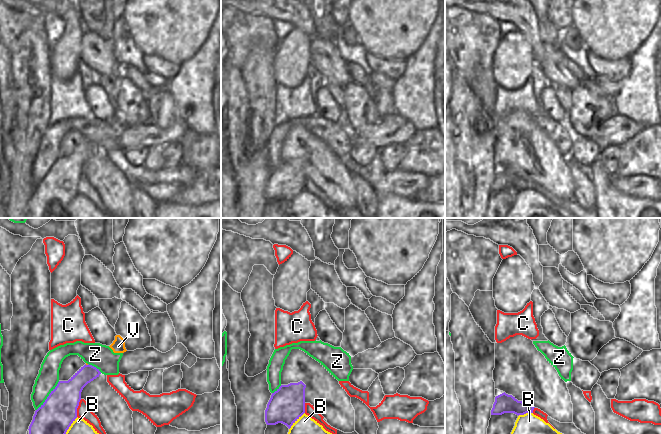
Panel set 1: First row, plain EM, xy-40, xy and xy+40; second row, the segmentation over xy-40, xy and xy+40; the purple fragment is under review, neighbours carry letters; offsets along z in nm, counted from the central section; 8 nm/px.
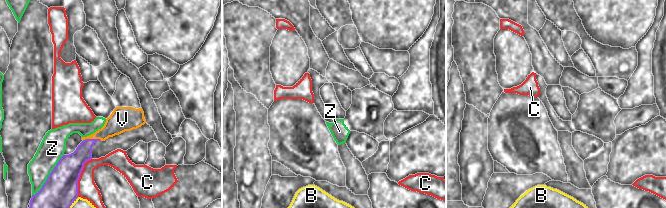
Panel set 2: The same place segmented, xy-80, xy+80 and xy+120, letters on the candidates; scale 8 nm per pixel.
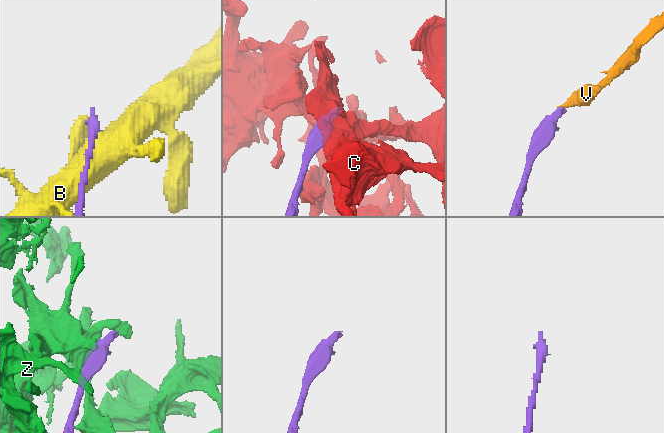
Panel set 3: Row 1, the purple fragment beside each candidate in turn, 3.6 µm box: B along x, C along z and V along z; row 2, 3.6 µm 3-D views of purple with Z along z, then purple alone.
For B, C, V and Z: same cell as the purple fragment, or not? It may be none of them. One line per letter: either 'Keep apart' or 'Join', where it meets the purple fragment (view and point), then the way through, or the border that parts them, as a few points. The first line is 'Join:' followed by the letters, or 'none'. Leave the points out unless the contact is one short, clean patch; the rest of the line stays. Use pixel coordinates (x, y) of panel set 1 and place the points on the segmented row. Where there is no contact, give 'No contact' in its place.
Join: V
B: Keep apart. Touches purple at xy (296, 420)
C: Keep apart. Touches purple at xy-40 (77, 407). Boundary: xy-40 (81, 399), (76, 416)
V: Join. Touches purple at xy-40 (88, 364)
Z: Keep apart. Touches purple at xy-40 (48, 396)

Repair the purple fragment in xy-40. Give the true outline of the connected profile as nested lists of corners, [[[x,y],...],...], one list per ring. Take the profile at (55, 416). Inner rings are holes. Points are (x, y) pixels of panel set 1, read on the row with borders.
[[[85,364],[68,381],[59,381],[35,411],[29,434],[66,434],[77,418],[83,388],[100,374],[99,369]]]

